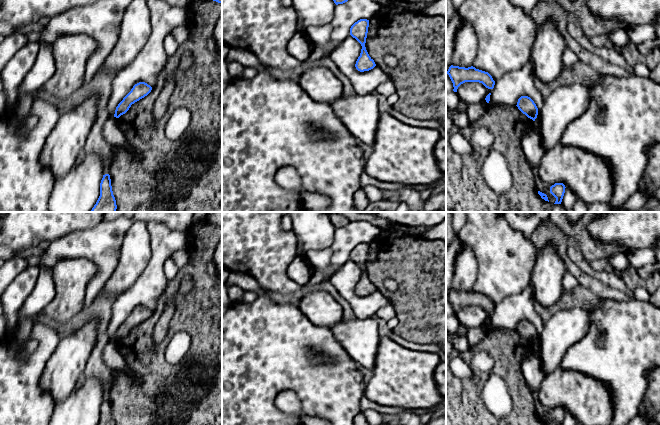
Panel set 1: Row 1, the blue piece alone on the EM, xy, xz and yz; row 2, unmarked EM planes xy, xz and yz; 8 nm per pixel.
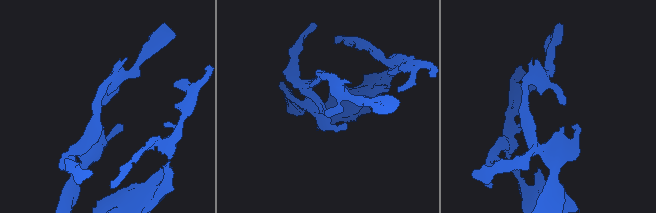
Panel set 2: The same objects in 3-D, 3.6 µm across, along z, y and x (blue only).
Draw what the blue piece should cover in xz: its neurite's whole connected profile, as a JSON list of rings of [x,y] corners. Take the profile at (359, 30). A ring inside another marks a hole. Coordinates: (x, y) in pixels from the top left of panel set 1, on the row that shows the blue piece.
[[[360,19],[350,28],[350,35],[355,38],[362,46],[360,56],[358,57],[355,64],[356,69],[360,72],[369,71],[376,66],[374,60],[369,56],[365,47],[368,27],[369,20]]]

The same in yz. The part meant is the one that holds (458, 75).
[[[451,65],[447,74],[453,83],[454,92],[457,92],[458,87],[465,82],[479,82],[488,89],[493,89],[495,85],[495,81],[488,72],[476,69],[473,66],[465,68]]]

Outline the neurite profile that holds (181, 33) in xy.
[[[187,23],[174,28],[171,33],[179,45],[186,42],[190,37],[190,31]]]

